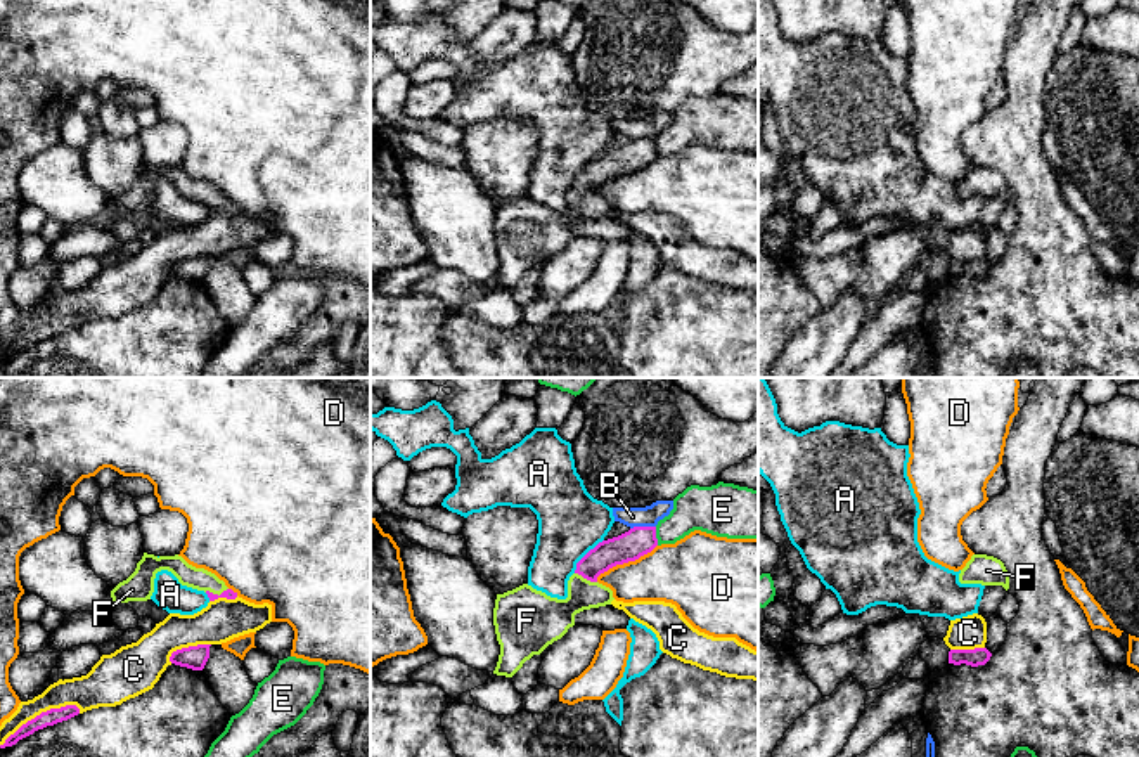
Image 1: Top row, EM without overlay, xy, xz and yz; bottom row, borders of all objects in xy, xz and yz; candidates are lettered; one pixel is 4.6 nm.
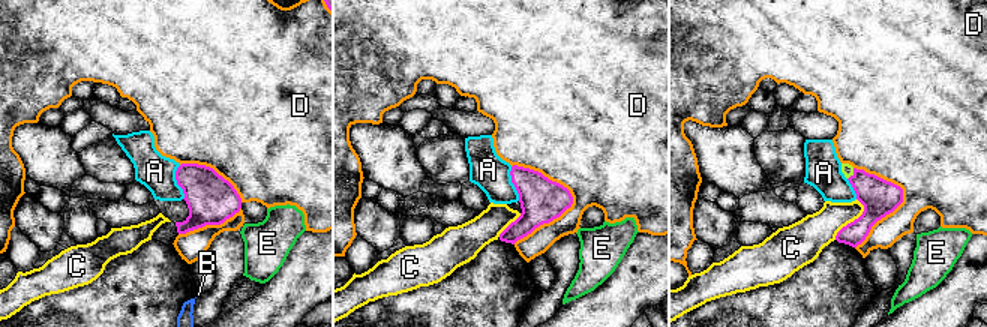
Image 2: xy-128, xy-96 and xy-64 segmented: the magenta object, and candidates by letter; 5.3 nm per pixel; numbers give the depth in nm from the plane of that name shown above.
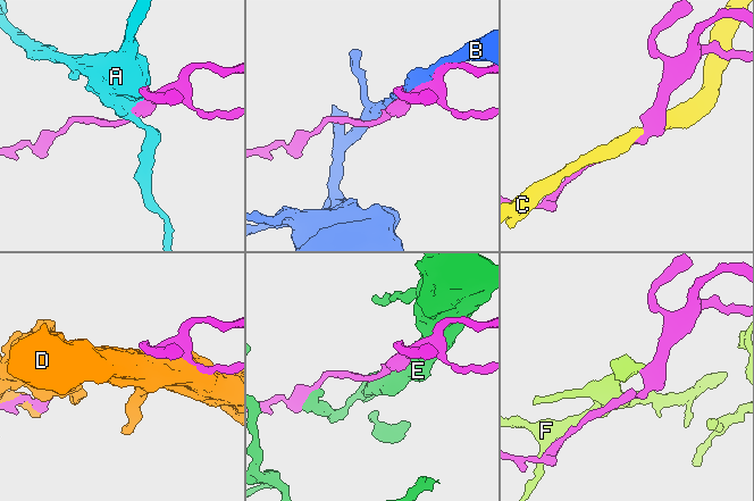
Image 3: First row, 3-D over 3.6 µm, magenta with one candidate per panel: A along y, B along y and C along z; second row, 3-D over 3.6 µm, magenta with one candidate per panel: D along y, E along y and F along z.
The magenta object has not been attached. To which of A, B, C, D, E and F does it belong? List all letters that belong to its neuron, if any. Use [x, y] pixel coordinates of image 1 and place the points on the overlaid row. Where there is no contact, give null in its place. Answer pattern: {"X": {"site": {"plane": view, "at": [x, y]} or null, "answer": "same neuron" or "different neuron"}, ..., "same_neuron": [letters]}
{"A": {"site": {"plane": "xz", "at": [585, 555]}, "answer": "different neuron"}, "B": {"site": {"plane": "xz", "at": [643, 527]}, "answer": "different neuron"}, "C": {"site": {"plane": "xy", "at": [42, 712]}, "answer": "different neuron"}, "D": {"site": {"plane": "xz", "at": [625, 562]}, "answer": "different neuron"}, "E": {"site": {"plane": "xz", "at": [655, 536]}, "answer": "different neuron"}, "F": {"site": {"plane": "xy", "at": [215, 595]}, "answer": "same neuron"}, "same_neuron": ["F"]}

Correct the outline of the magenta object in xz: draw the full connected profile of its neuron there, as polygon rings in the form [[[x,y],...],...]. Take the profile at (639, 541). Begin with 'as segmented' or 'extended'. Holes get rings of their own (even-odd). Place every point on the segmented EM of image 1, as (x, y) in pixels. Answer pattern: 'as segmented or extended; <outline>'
extended; [[[634,527],[599,542],[576,563],[566,599],[550,598],[528,584],[497,594],[493,625],[500,655],[493,674],[512,677],[526,660],[561,639],[575,625],[576,613],[611,605],[613,591],[599,584],[597,577],[639,560],[656,546],[656,527]]]

